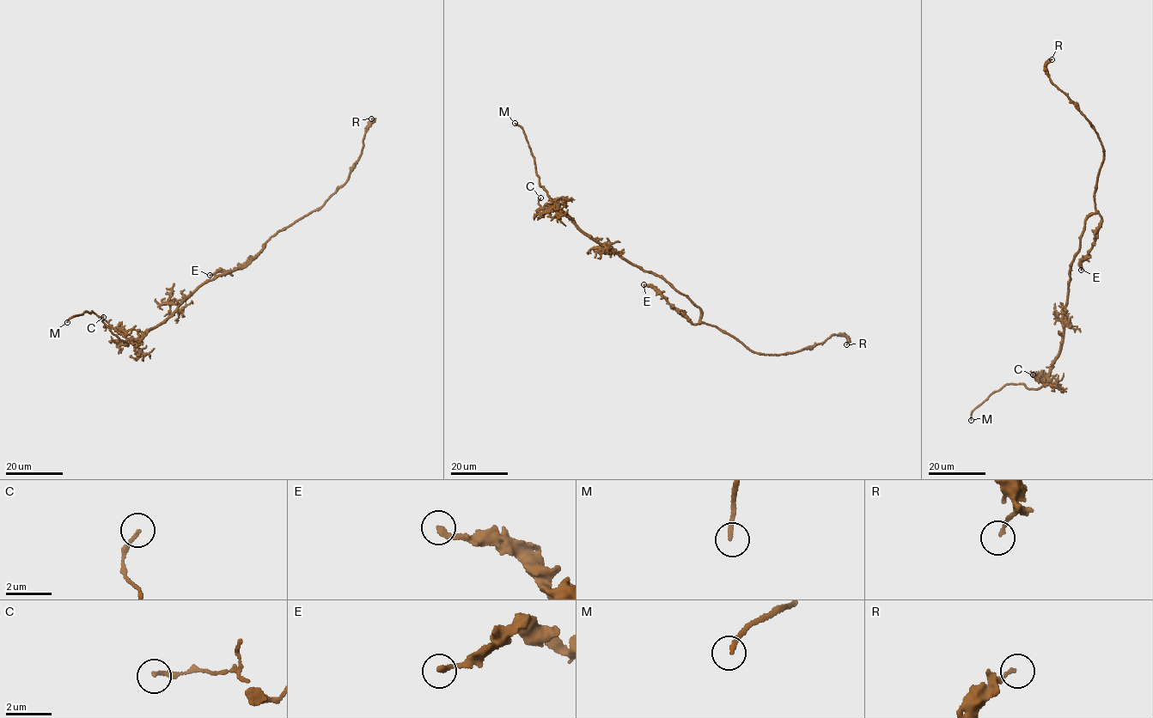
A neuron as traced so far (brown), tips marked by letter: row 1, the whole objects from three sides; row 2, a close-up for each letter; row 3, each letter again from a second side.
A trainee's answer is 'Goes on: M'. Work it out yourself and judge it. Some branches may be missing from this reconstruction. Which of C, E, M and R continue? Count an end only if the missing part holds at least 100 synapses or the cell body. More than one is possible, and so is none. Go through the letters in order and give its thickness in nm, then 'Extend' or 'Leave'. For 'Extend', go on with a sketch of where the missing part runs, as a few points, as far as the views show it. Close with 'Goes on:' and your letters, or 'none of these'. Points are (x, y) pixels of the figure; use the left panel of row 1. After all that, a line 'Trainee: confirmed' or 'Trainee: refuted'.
C: Thickness 150 nm. Leave
E: Thickness 220 nm. Leave
M: Thickness 180 nm. Extend. Course of what is missing: (67, 322), (68, 337), (72, 344)
R: Thickness 130 nm. Leave
Goes on: M
Trainee: confirmed

